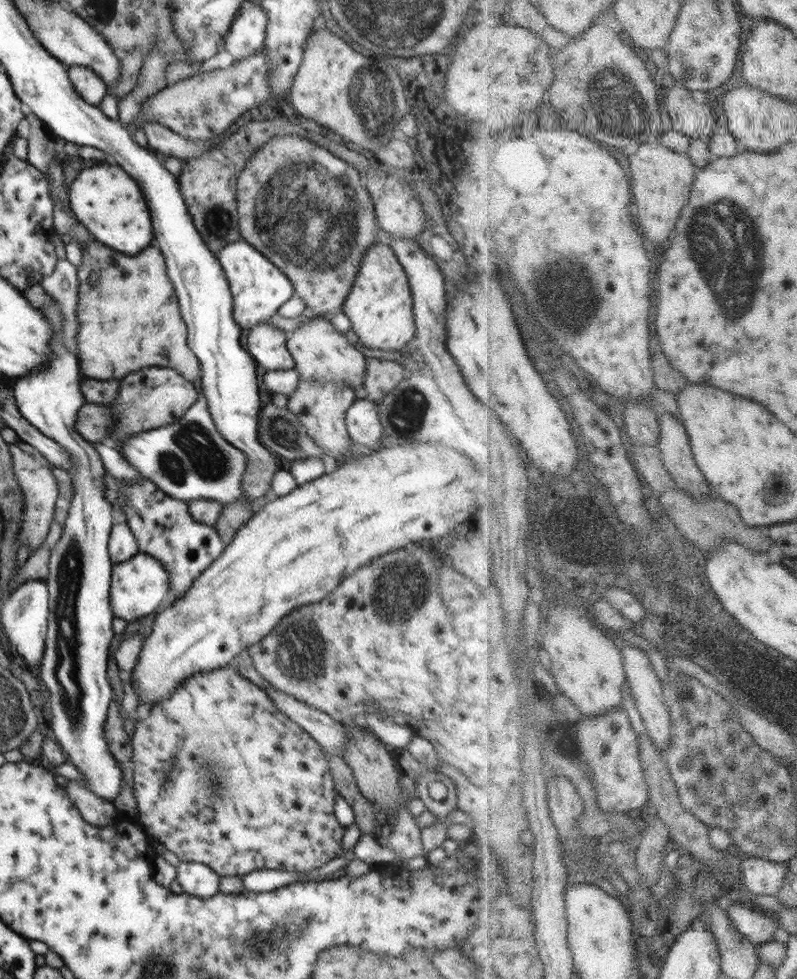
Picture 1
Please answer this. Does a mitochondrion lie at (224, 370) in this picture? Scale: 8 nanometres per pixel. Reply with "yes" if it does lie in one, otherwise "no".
no

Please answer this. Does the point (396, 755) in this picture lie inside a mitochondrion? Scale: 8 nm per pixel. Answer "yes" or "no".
no

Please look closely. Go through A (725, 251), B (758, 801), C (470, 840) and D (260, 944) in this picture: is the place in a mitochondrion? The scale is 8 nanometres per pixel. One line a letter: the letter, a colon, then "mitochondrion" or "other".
A: mitochondrion
B: other
C: other
D: mitochondrion

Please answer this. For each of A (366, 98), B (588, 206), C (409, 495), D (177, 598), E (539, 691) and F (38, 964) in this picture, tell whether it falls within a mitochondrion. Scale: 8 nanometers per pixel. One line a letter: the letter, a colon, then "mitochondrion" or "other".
A: mitochondrion
B: other
C: other
D: other
E: other
F: other

